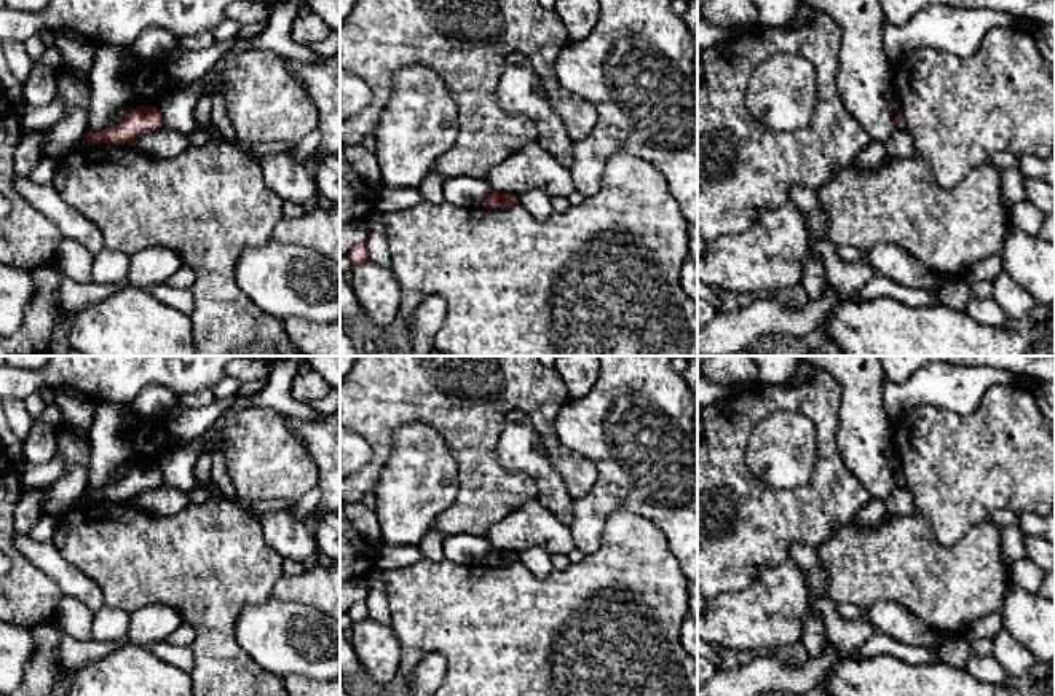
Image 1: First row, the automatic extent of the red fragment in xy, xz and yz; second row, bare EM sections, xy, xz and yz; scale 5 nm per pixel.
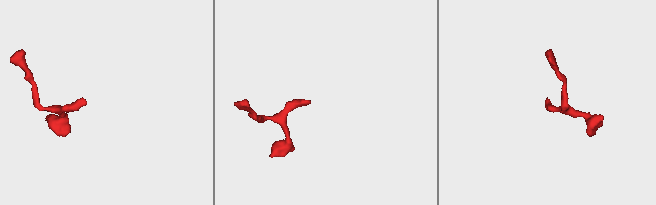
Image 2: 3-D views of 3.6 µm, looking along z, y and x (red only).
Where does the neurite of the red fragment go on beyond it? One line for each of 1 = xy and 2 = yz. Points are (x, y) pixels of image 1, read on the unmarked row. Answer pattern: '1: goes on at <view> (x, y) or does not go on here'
1: does not go on here
2: does not go on here

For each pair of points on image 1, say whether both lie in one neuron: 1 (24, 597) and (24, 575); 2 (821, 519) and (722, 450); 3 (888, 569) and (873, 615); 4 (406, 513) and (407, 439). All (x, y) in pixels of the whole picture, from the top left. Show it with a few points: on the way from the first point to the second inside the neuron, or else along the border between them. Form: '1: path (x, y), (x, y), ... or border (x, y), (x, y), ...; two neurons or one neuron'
1: path (24, 593), (24, 580); one neuron
2: path (794, 514), (776, 514), (739, 478); one neuron
3: border (864, 612), (877, 601), (889, 599), (913, 615); two neurons
4: path (407, 495), (407, 457); one neuron

